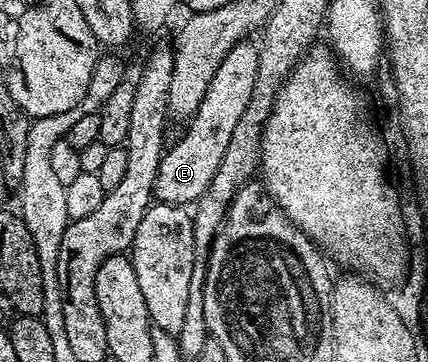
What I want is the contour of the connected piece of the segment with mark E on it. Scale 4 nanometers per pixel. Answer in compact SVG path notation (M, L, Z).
M254 38L243 39L221 61L217 73L213 73L213 81L205 89L205 97L201 105L197 105L195 114L190 116L187 132L168 146L161 157L161 165L157 169L154 198L160 203L172 203L178 207L194 204L209 189L213 181L213 173L217 173L217 165L221 165L221 157L225 157L225 149L229 149L229 140L233 137L233 128L241 121L241 113L245 113L245 105L249 105L249 97L253 97L253 85L257 77L257 57L259 45Z

